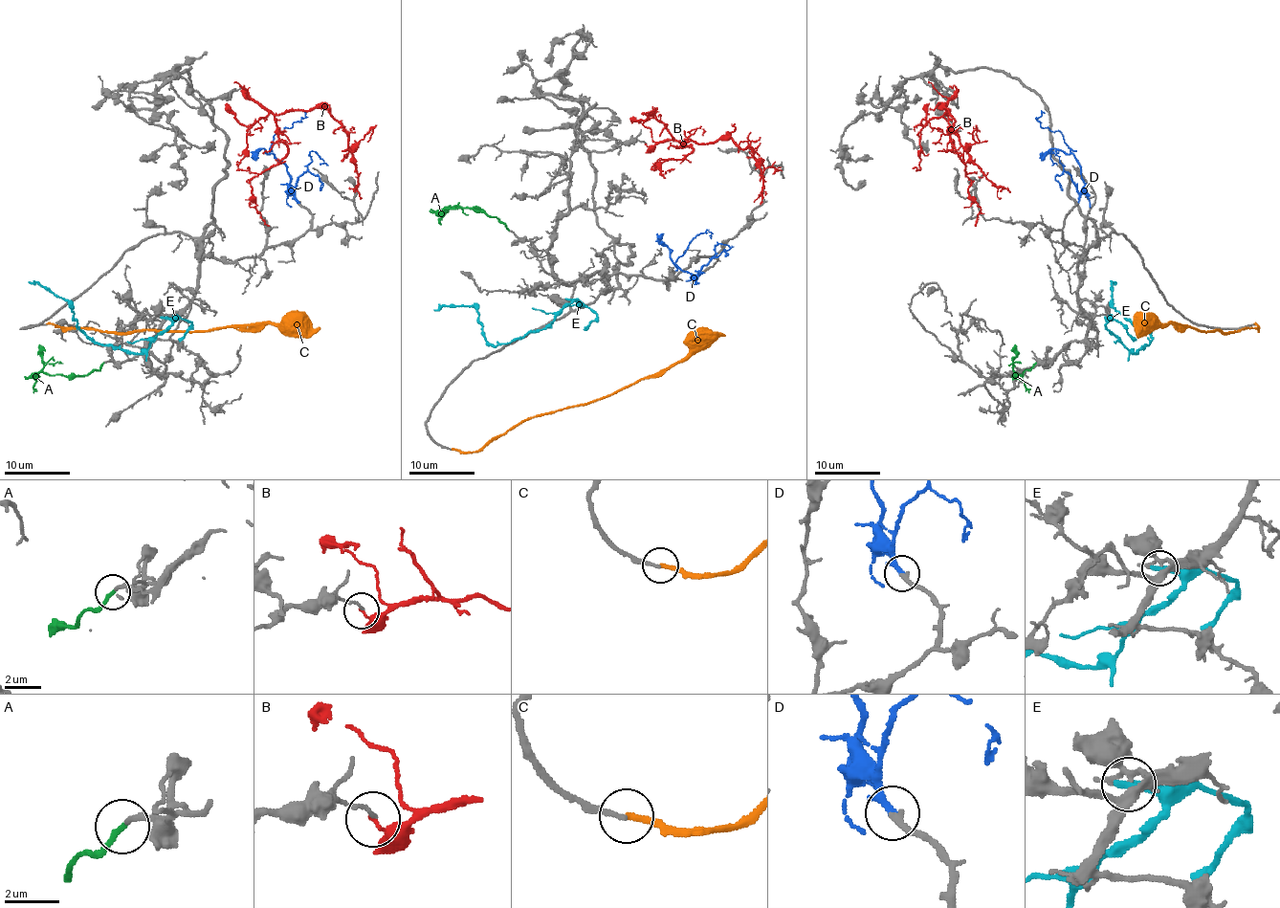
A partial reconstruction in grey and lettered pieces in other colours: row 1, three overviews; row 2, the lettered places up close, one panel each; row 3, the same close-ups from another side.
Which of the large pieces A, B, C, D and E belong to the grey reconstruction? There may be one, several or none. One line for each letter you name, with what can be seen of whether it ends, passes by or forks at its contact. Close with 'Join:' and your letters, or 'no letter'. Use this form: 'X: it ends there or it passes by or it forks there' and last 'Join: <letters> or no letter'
A: it ends there
D: it ends there
Join: A, D

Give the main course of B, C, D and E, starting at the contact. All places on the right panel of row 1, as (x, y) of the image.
B: (950, 86), (957, 91), (945, 112), (950, 111), (945, 107), (955, 119), (960, 145), (991, 181), (1010, 192)
C: (1254, 323), (1257, 326), (1223, 332), (1203, 332), (1166, 323), (1148, 323), (1139, 330)
D: (1079, 202), (1084, 186), (1081, 166), (1058, 130), (1053, 132), (1040, 125), (1038, 117), (1045, 112)
E: (1105, 317), (1109, 330), (1133, 353), (1149, 343), (1151, 335), (1133, 325), (1112, 303), (1115, 281)

